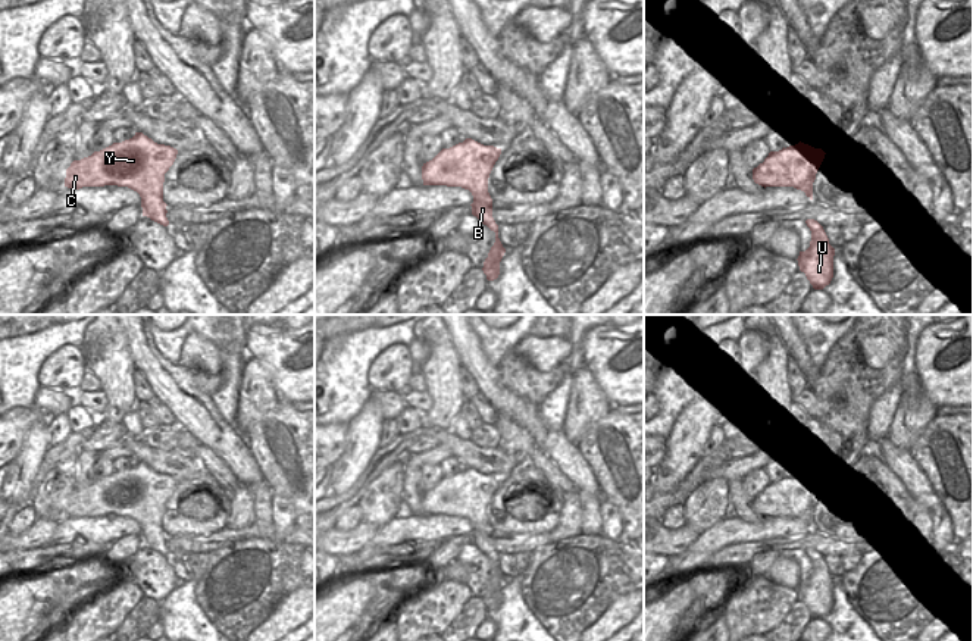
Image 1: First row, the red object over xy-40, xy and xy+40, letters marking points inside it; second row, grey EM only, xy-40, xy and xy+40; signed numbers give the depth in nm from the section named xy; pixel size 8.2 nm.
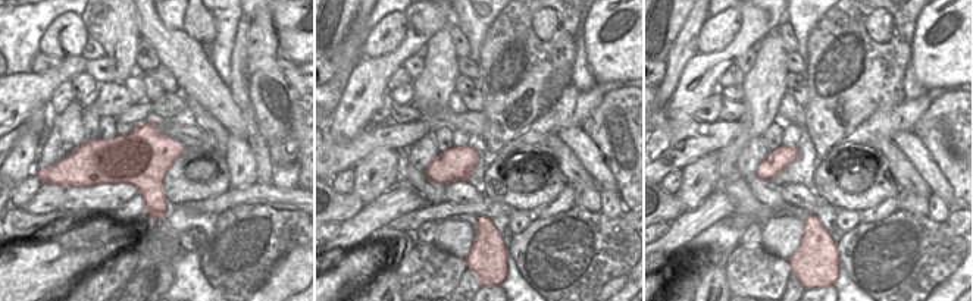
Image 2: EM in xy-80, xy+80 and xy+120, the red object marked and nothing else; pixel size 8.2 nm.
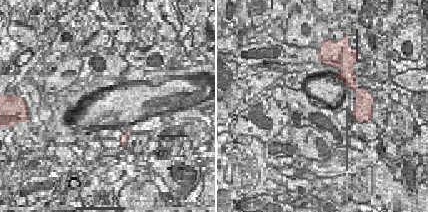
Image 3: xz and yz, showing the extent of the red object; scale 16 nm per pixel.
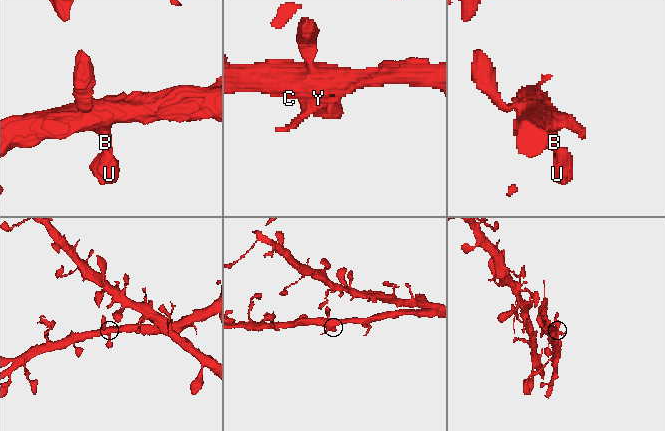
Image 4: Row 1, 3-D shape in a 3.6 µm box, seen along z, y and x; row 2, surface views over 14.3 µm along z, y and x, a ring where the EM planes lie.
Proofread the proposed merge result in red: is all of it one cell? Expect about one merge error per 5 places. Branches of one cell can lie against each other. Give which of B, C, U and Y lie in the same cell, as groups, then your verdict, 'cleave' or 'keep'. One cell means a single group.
B C U Y; keep

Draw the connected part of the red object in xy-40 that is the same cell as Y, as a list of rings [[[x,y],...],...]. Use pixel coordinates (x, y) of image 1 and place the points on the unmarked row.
[[[143,462],[122,472],[73,490],[66,498],[65,516],[118,515],[137,520],[141,526],[143,545],[168,556],[163,531],[165,503],[173,494],[178,479],[157,473]]]

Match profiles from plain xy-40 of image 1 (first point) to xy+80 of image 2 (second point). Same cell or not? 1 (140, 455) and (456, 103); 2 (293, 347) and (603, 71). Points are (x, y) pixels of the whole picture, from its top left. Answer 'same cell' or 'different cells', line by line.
1: different cells
2: same cell

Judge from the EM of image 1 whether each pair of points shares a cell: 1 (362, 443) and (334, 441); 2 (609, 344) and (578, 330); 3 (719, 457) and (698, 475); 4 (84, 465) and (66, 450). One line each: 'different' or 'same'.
1: different
2: different
3: same
4: different

